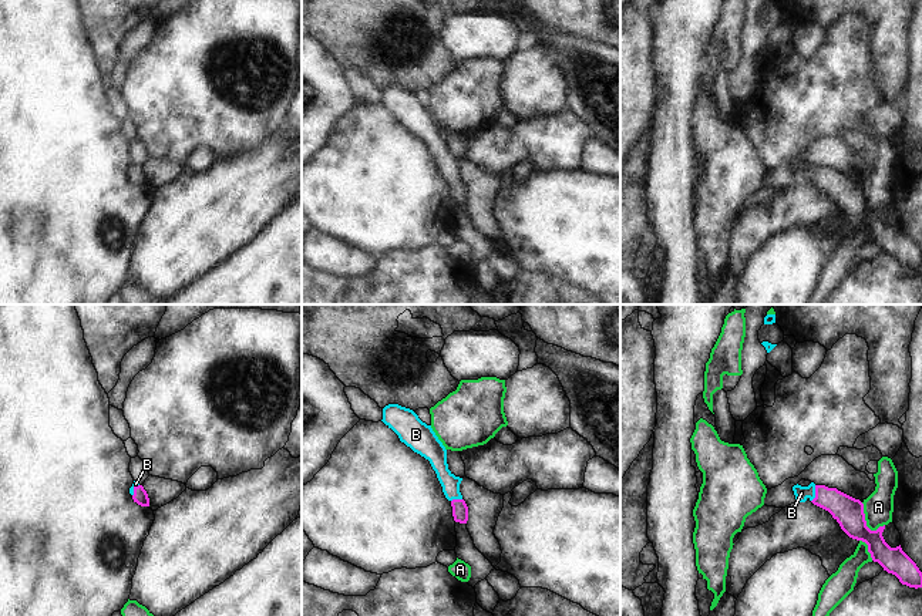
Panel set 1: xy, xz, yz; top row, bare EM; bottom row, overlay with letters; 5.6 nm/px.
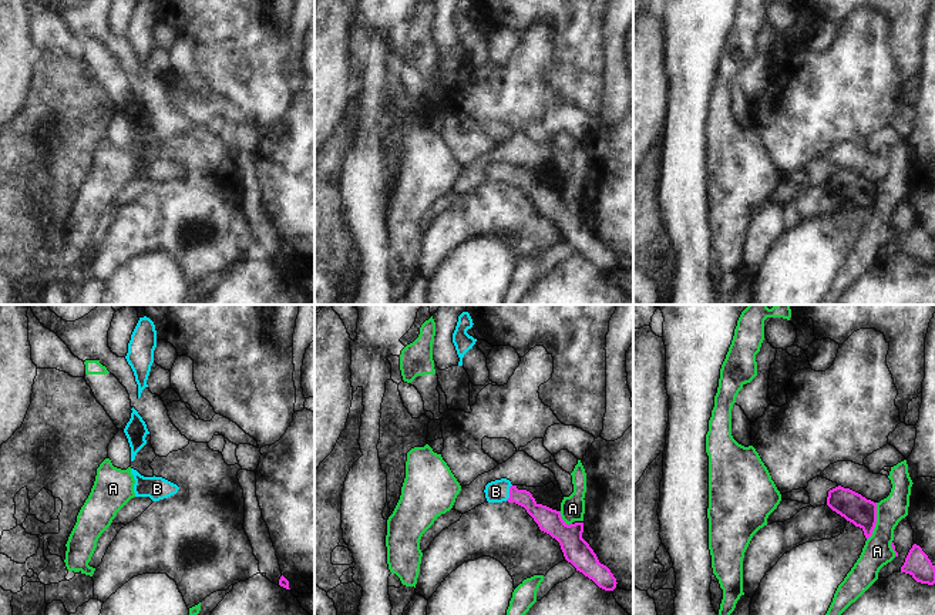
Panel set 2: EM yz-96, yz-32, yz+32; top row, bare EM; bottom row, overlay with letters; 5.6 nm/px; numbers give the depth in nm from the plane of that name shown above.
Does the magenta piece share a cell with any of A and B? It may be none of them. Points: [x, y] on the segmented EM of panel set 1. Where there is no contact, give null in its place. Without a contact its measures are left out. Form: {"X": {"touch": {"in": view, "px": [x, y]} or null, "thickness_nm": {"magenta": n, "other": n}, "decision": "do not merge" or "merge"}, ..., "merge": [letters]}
{"A": {"touch": {"in": "yz", "px": [865, 522]}, "thickness_nm": {"magenta": 160, "other": 170}, "decision": "do not merge"}, "B": {"touch": {"in": "yz", "px": [815, 494]}, "thickness_nm": {"magenta": 160, "other": 80}, "decision": "merge"}, "merge": ["B"]}

